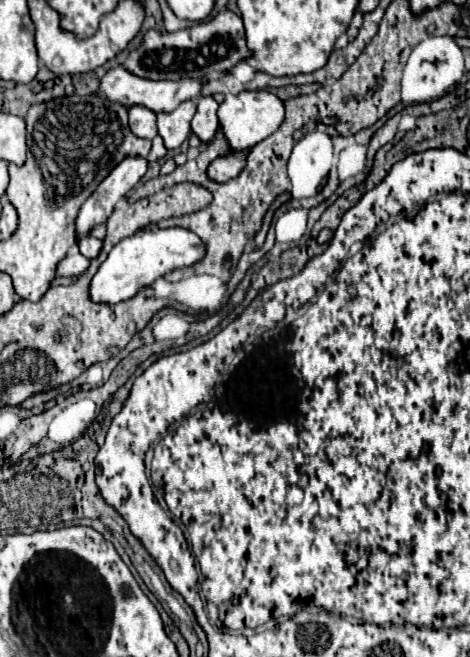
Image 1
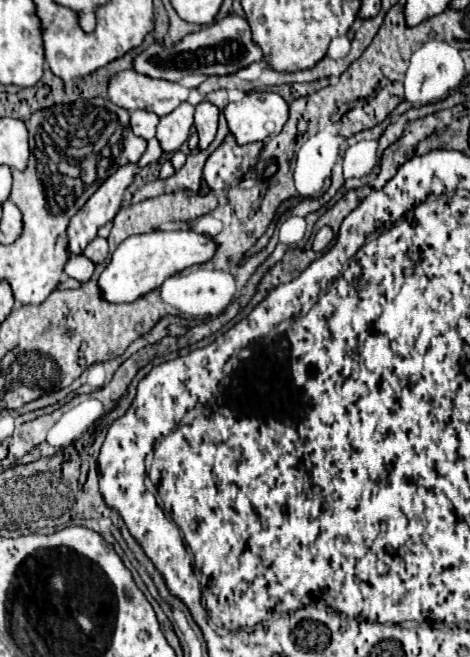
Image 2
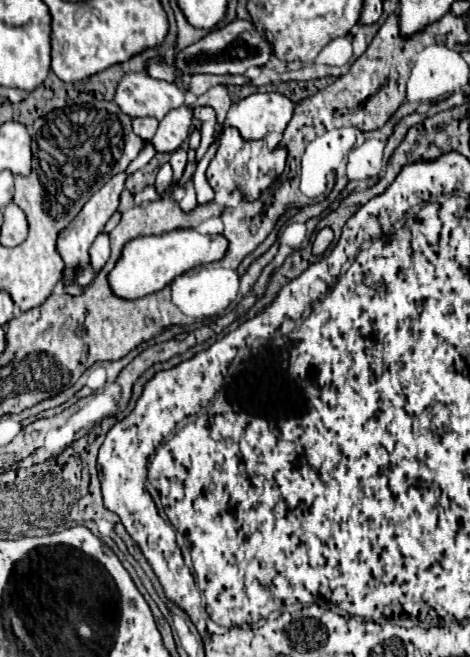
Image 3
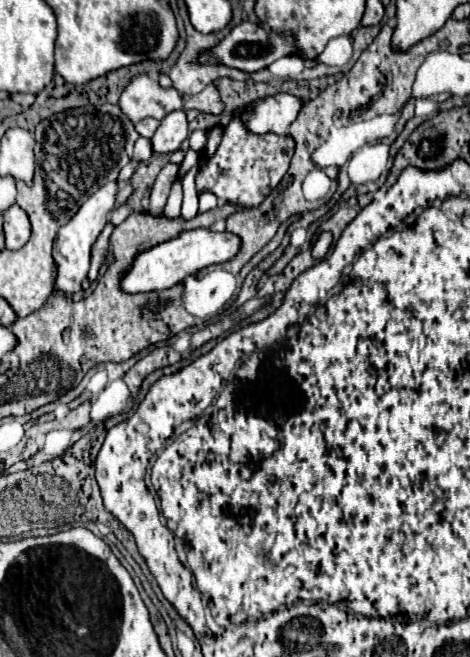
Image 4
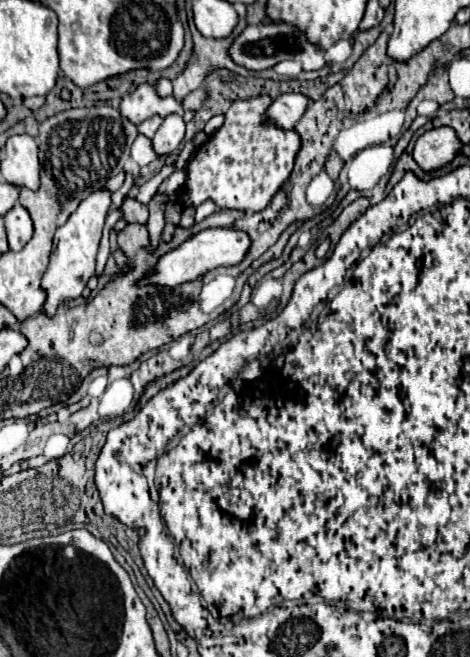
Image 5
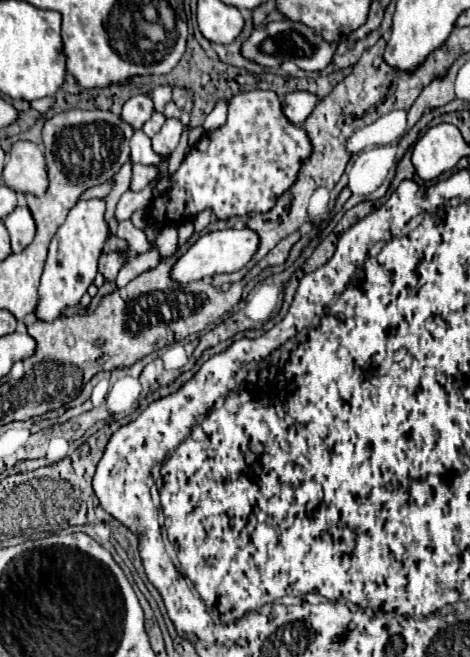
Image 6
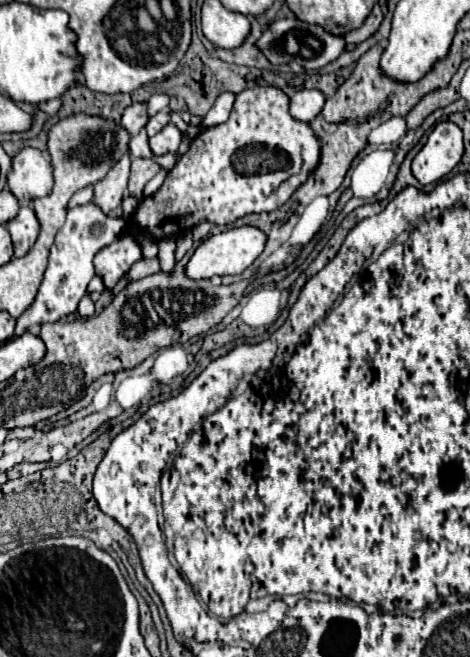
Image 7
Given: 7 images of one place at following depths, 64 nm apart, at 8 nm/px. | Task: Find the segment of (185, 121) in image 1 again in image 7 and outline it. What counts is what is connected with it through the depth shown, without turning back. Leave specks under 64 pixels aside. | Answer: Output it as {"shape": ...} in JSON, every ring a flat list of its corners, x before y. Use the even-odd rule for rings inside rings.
{"shape":[[170,122,156,136,150,138,150,148,156,156,162,156,166,152,176,152,180,140,182,140,182,132,178,130,176,124]]}

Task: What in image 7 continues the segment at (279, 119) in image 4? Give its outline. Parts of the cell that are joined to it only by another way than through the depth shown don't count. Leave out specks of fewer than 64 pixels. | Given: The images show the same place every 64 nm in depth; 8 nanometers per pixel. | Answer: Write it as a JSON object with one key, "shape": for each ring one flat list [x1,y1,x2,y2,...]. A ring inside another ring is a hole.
{"shape":[[298,90,294,96,290,96,290,116,300,122,310,122,324,106,326,98,320,90]]}

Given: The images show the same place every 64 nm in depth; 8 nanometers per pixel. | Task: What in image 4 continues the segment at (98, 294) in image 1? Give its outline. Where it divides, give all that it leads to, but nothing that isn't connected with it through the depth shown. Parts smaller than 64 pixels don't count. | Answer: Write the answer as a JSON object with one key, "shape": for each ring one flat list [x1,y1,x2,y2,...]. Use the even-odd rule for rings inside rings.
{"shape":[[206,228,180,232,176,238,154,244,152,248,138,250,132,260,130,270,120,276,120,290,126,294,140,294,140,292,170,288,170,286,182,282,186,276,196,274,200,268,206,268,210,264,222,264,222,262,234,258,238,252,238,246,240,246,238,236,234,236,230,232,216,234]]}

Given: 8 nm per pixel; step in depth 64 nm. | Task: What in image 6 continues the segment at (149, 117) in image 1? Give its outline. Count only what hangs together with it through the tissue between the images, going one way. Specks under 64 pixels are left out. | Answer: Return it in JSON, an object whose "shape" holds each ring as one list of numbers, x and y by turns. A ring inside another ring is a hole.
{"shape":[[154,112,154,114,152,114,152,118,150,118,150,120,148,120,148,122,146,122,144,126,142,126,142,130,144,130,144,134,152,138,152,136,154,136,154,134,156,134,156,132,158,132,158,130,162,128,162,124,164,124,164,120,166,120,166,118,164,118,164,116,160,114,160,112]]}

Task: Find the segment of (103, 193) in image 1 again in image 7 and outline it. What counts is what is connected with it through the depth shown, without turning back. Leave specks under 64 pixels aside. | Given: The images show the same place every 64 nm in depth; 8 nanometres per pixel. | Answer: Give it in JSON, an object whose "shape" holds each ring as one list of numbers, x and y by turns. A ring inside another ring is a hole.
{"shape":[[94,202,68,210,68,218,66,218,64,226,58,230,56,240,50,248,48,268,44,272,44,280,40,284,38,296,36,296,34,304,18,318,14,336,20,336,24,330,28,330,32,326,40,326,44,322,56,322,78,308,80,298,86,294,88,284,96,274,94,272,96,252,100,252,104,246,112,244,120,236,122,226,124,226,124,220,114,220,114,218,106,216,102,212,102,208]]}

